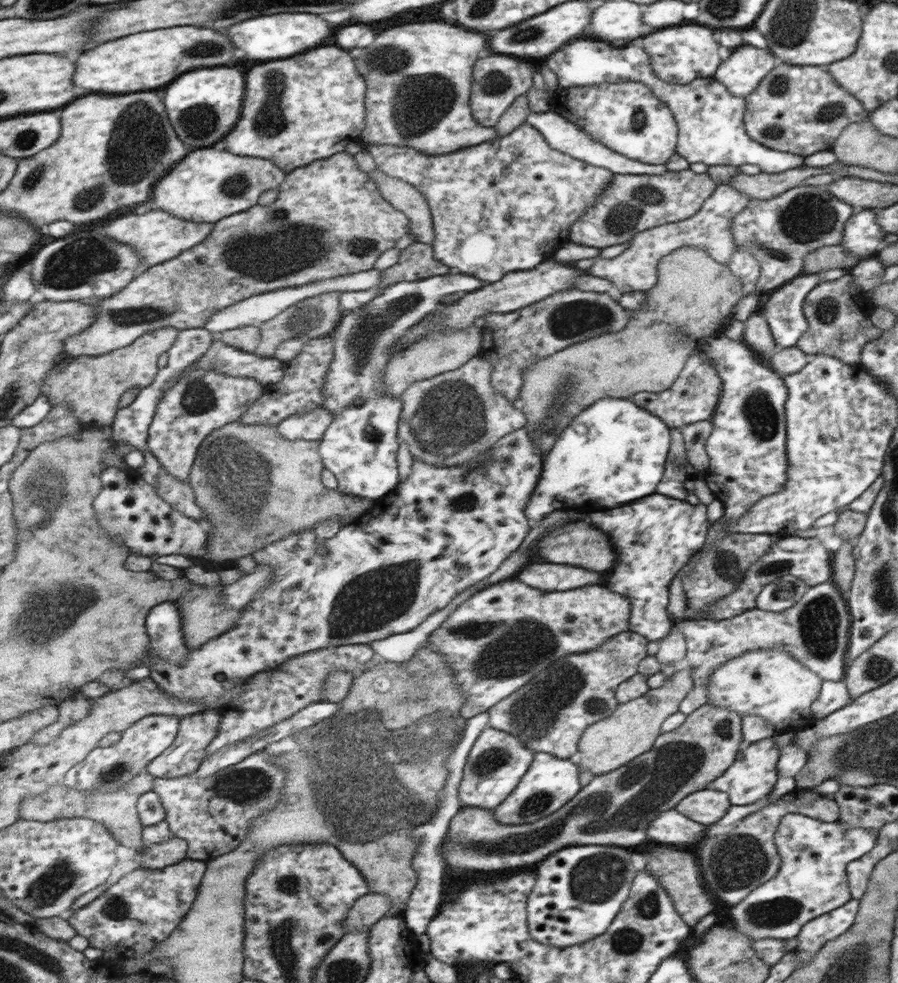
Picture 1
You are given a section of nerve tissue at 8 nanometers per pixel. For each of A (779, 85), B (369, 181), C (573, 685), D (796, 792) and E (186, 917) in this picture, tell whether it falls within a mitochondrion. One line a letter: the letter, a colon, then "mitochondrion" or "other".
A: mitochondrion
B: other
C: mitochondrion
D: other
E: other

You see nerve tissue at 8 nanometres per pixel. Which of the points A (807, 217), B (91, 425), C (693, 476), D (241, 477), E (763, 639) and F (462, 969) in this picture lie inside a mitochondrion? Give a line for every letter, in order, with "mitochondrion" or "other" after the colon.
A: mitochondrion
B: other
C: other
D: mitochondrion
E: other
F: other

